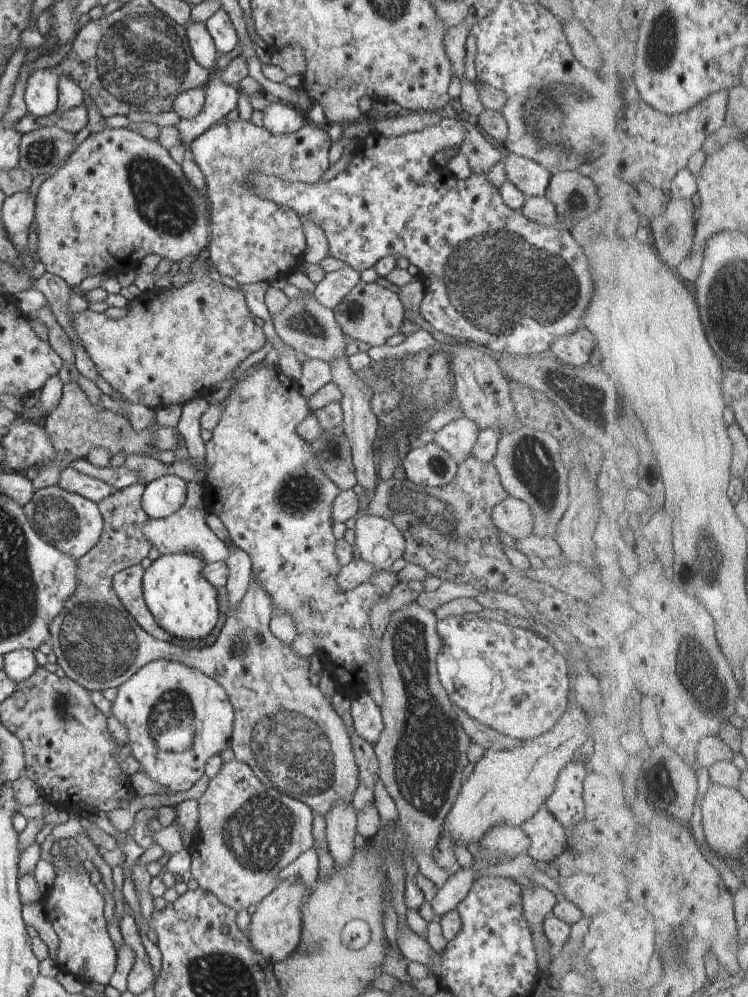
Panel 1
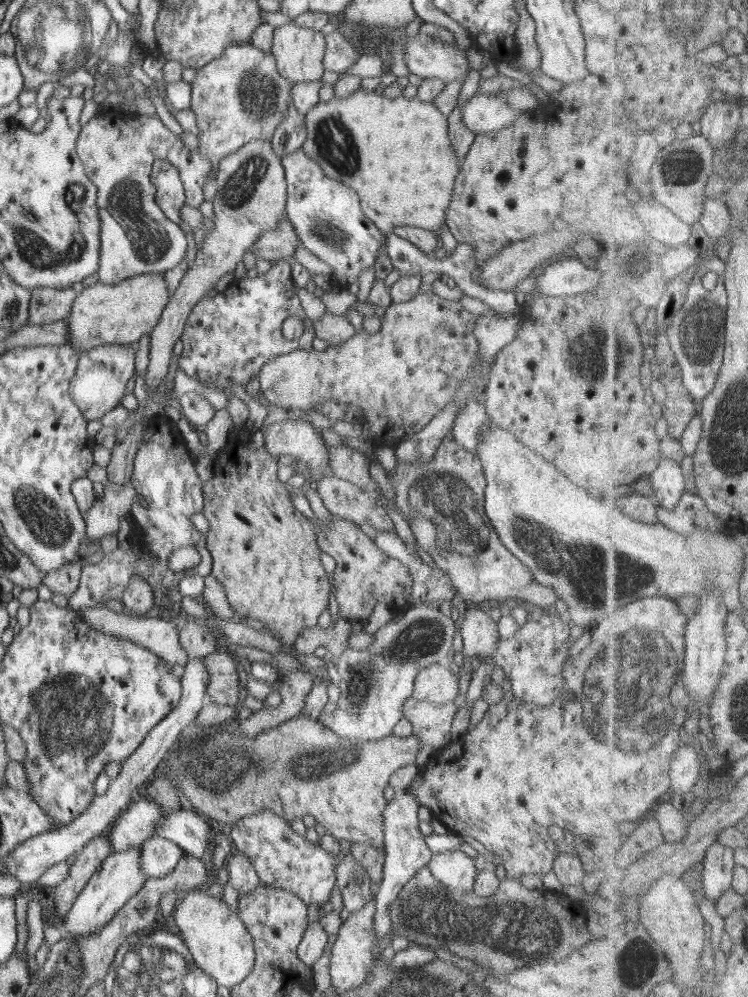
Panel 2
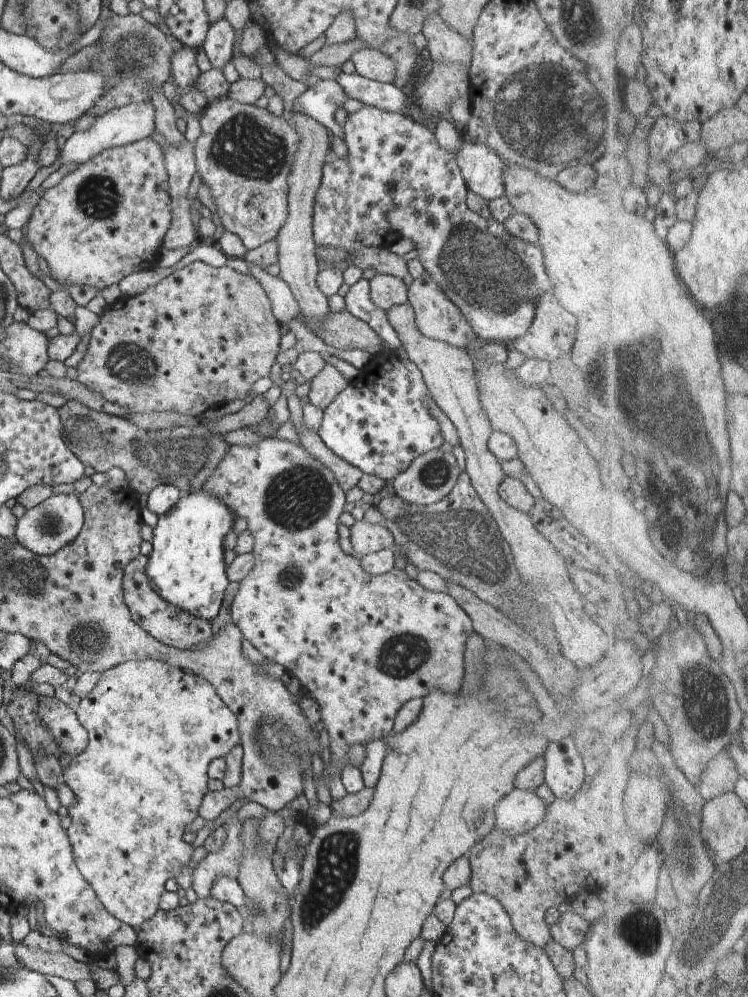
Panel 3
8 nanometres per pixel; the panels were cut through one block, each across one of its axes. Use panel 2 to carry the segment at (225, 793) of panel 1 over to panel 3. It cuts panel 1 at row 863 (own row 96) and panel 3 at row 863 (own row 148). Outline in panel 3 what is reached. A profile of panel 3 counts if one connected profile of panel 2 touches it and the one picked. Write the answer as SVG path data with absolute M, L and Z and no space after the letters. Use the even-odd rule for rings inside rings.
M236 812L224 824L227 825L227 837L222 849L216 853L209 853L205 860L200 861L191 874L194 892L198 899L210 895L214 879L219 876L236 878L240 868L240 859L243 853L241 842L241 824Z

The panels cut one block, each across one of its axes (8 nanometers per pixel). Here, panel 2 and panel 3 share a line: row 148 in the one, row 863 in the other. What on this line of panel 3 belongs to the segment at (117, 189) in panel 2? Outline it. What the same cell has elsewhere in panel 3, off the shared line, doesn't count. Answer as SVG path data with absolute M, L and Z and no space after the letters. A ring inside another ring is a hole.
M136 659L118 663L101 672L95 687L81 699L75 713L80 724L87 730L89 741L86 748L73 757L72 763L63 770L64 784L74 793L75 800L69 806L71 824L67 833L73 848L73 857L78 870L92 886L104 908L120 922L136 928L140 923L152 918L159 909L159 900L165 891L164 884L168 878L176 878L184 868L188 869L188 862L192 858L192 844L182 839L184 828L194 822L198 816L198 808L202 798L208 792L209 764L218 757L224 757L234 746L241 744L239 724L236 715L224 704L215 688L202 677L194 673L187 673L168 663L156 659Z

